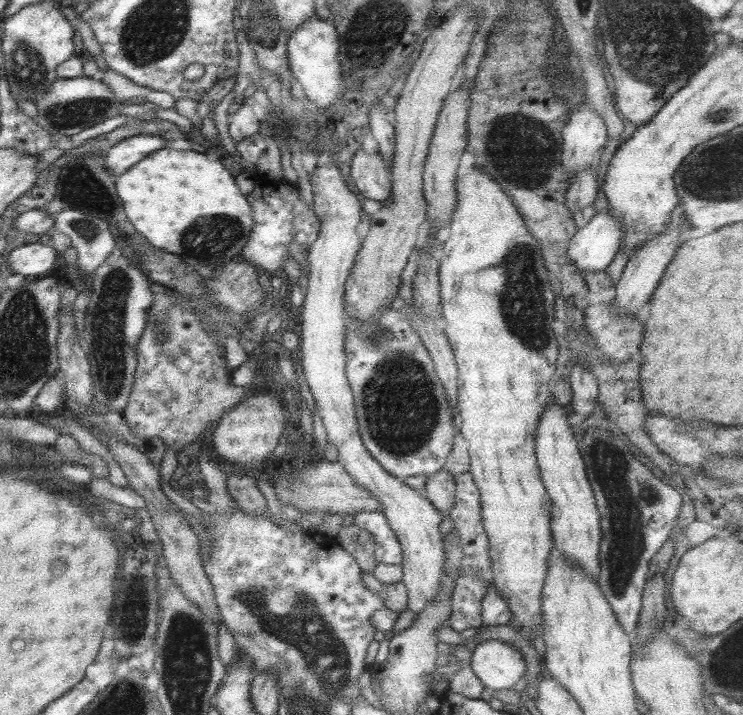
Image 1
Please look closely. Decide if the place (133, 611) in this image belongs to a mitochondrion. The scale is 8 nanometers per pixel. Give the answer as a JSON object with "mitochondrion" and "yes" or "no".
{"mitochondrion":"yes"}

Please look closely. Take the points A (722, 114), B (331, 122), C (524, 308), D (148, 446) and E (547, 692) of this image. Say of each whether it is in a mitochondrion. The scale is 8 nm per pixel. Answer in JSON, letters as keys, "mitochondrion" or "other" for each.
{"A":"mitochondrion","B":"other","C":"mitochondrion","D":"other","E":"other"}

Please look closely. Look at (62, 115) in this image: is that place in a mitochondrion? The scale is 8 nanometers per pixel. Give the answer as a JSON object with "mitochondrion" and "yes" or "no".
{"mitochondrion":"yes"}

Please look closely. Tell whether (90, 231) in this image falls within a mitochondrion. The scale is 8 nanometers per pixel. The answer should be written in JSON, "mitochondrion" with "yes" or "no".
{"mitochondrion":"yes"}

